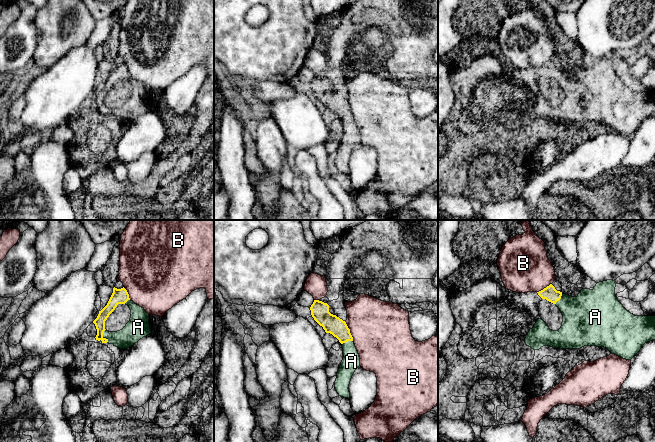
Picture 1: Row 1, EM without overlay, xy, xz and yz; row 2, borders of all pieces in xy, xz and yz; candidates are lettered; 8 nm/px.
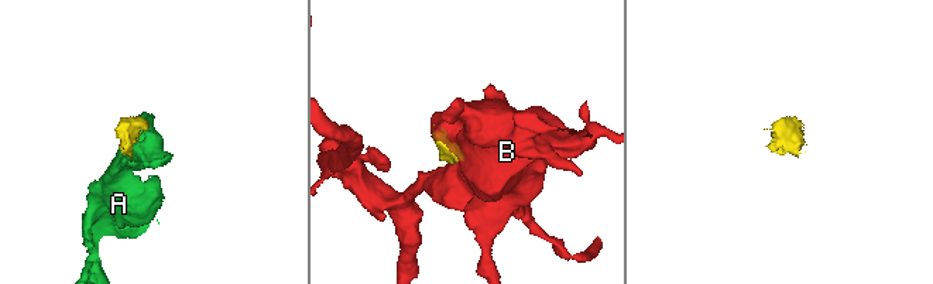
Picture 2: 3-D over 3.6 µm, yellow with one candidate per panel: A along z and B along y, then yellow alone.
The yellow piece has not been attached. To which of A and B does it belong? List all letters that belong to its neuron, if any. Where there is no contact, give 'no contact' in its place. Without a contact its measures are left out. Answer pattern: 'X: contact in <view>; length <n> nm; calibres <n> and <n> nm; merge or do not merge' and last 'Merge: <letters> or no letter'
A: contact in xy; length 110 nm; calibres 90 and 160 nm; merge
B: contact in xz; length 170 nm; calibres 150 and 460 nm; do not merge
Merge: A

